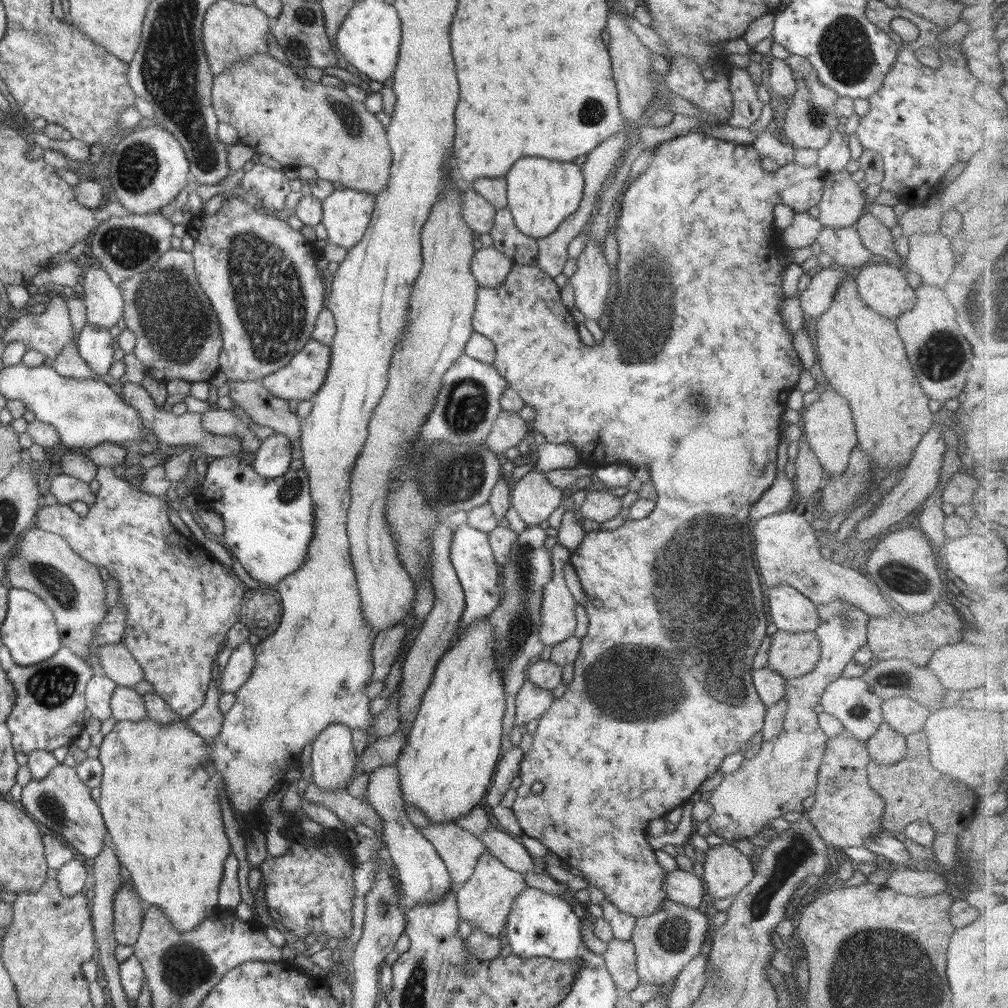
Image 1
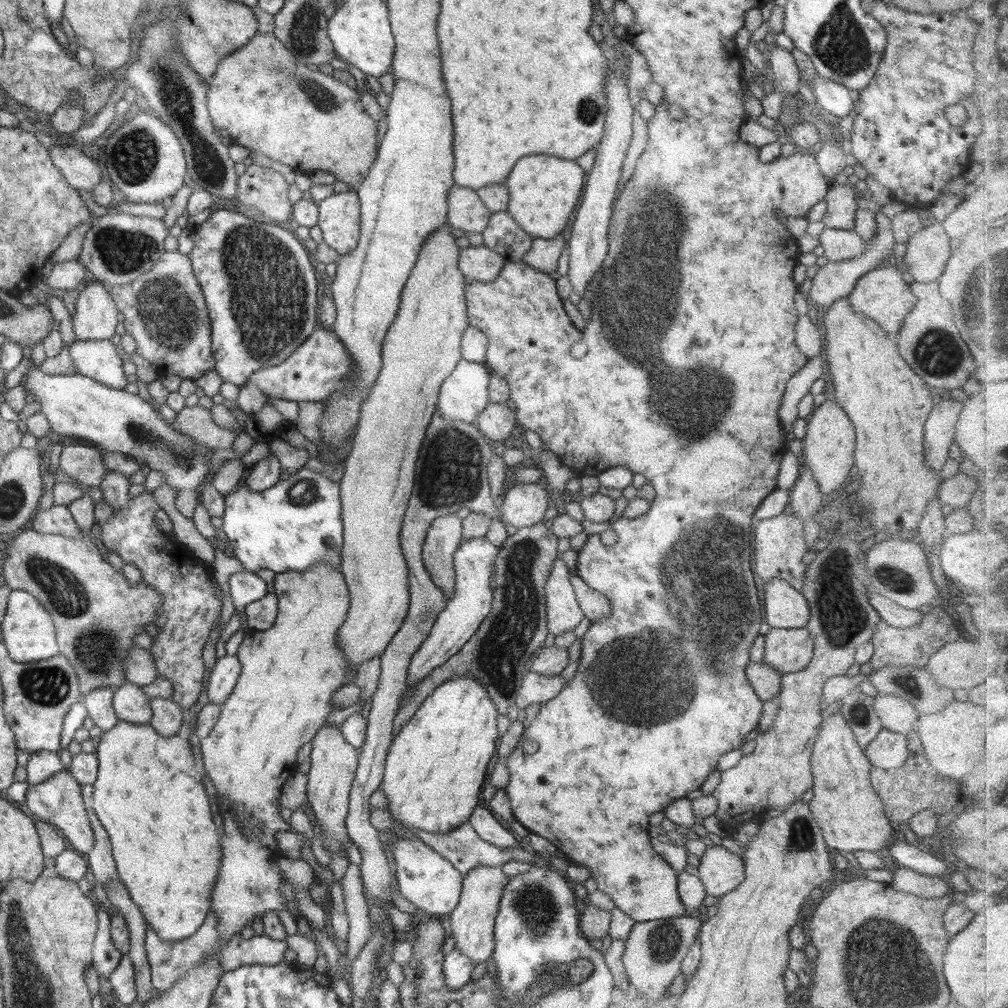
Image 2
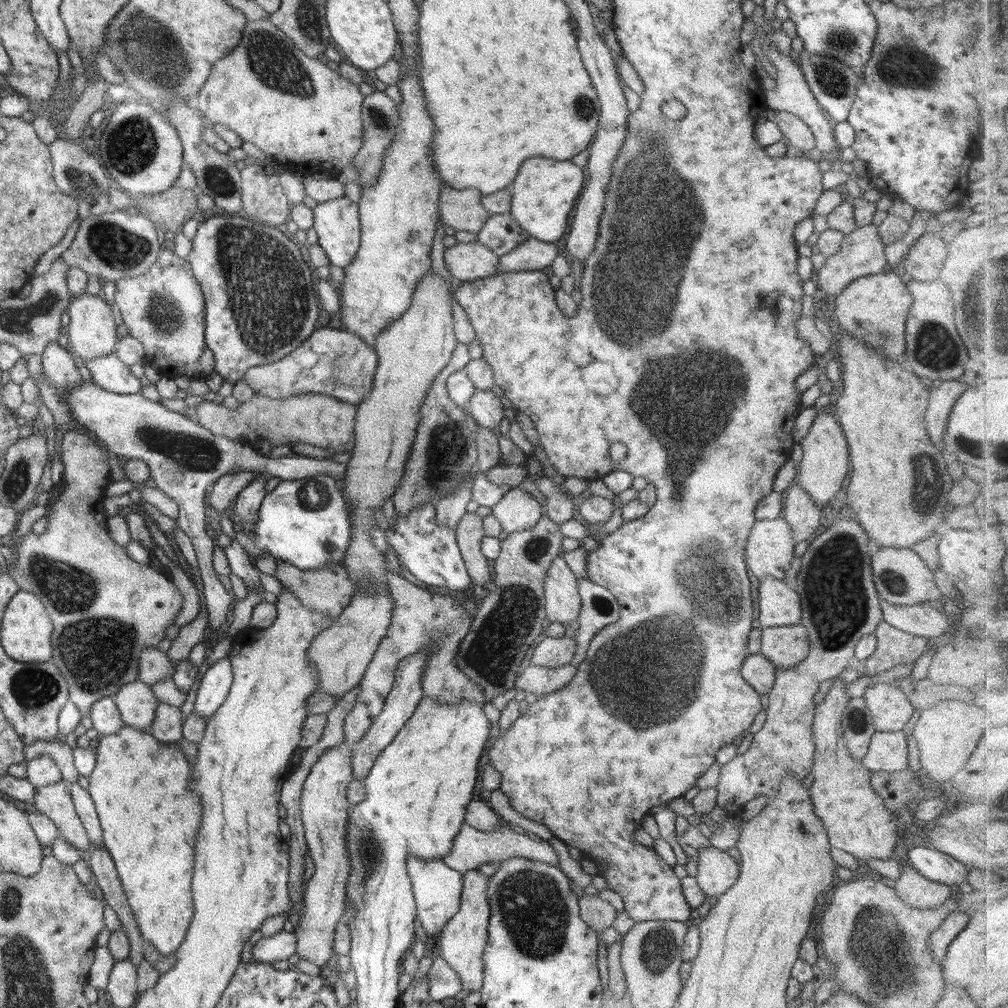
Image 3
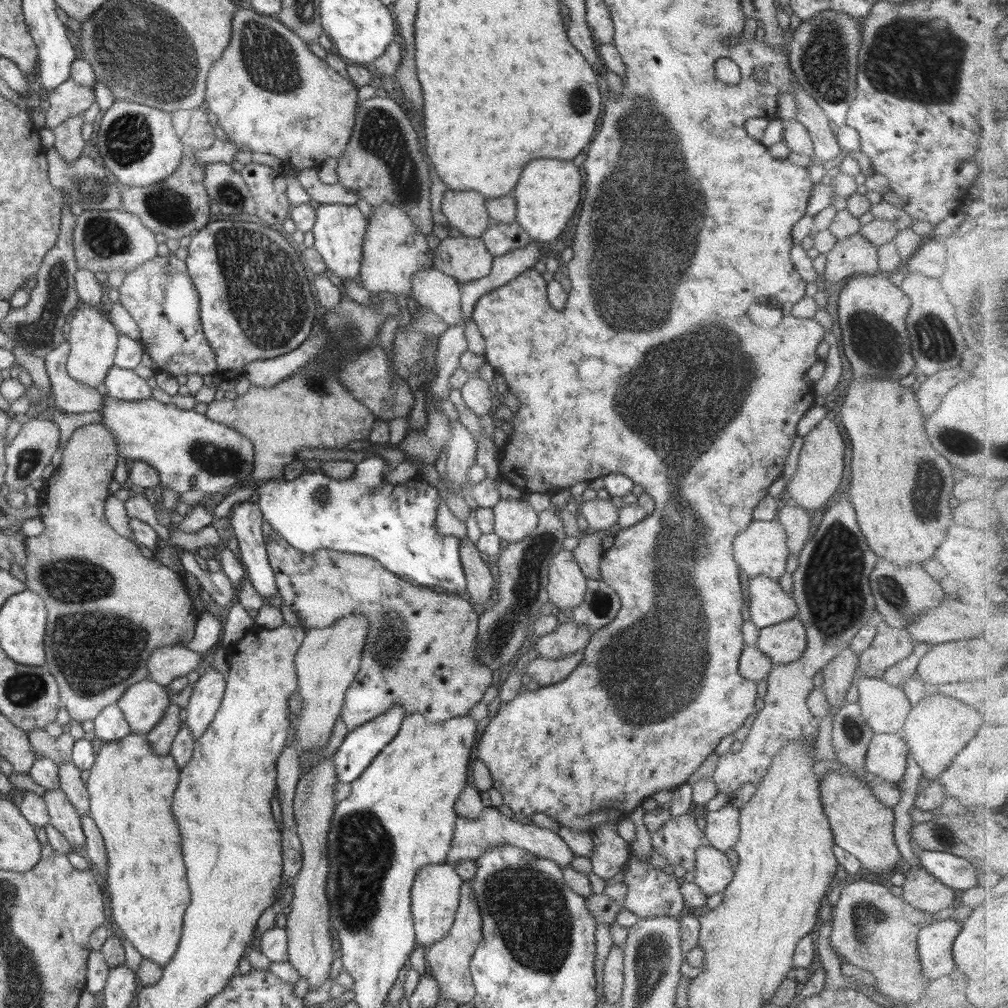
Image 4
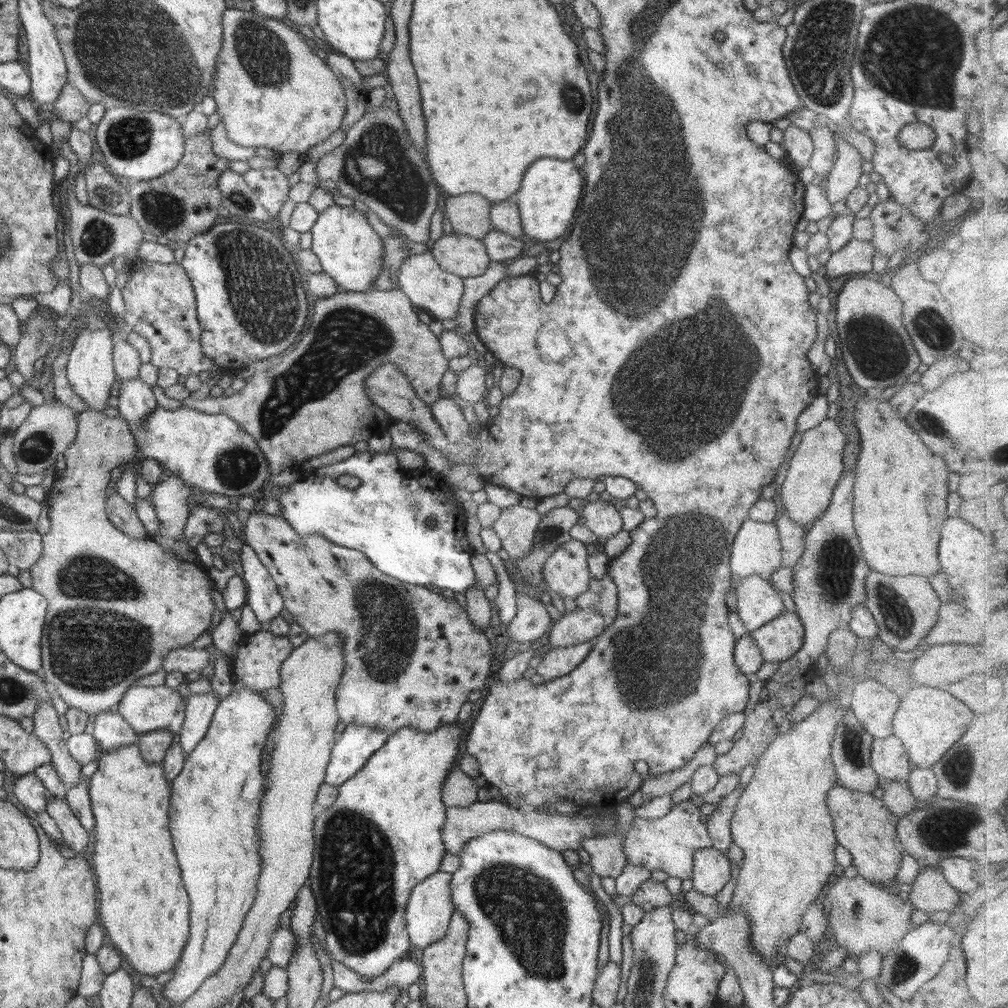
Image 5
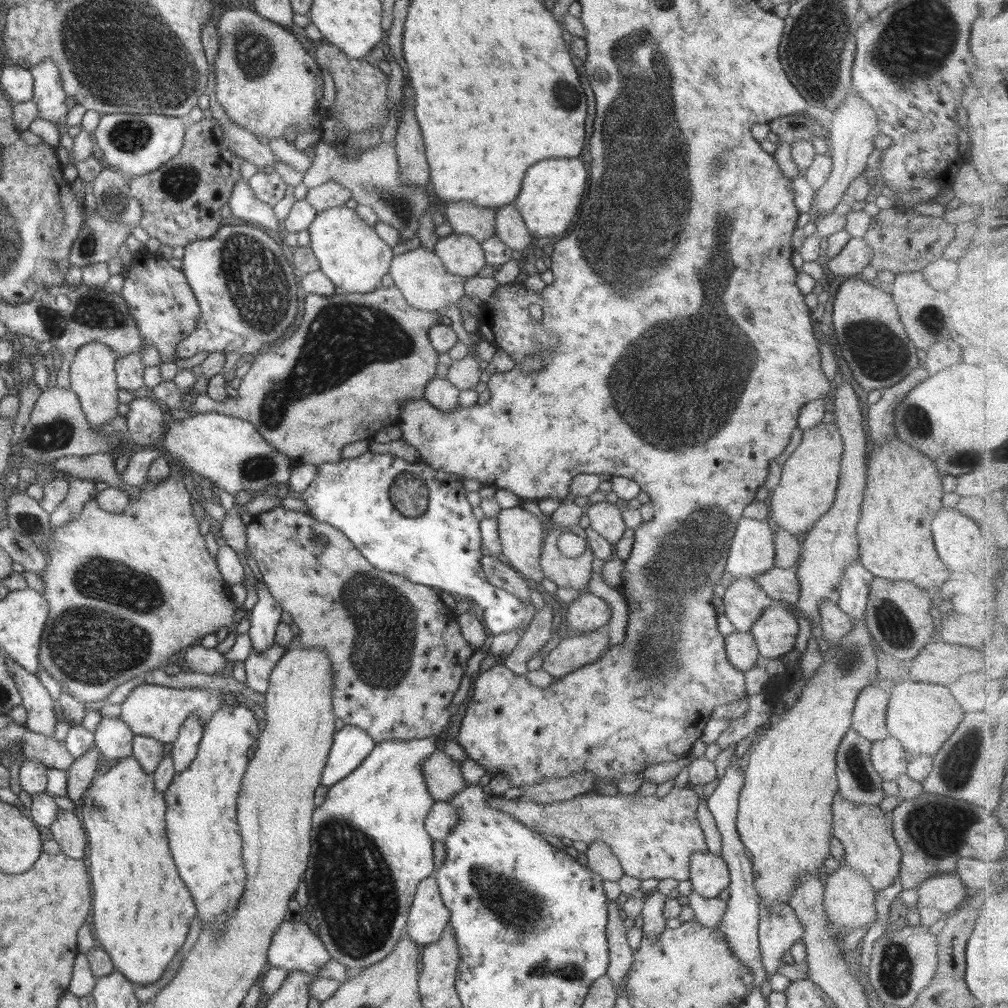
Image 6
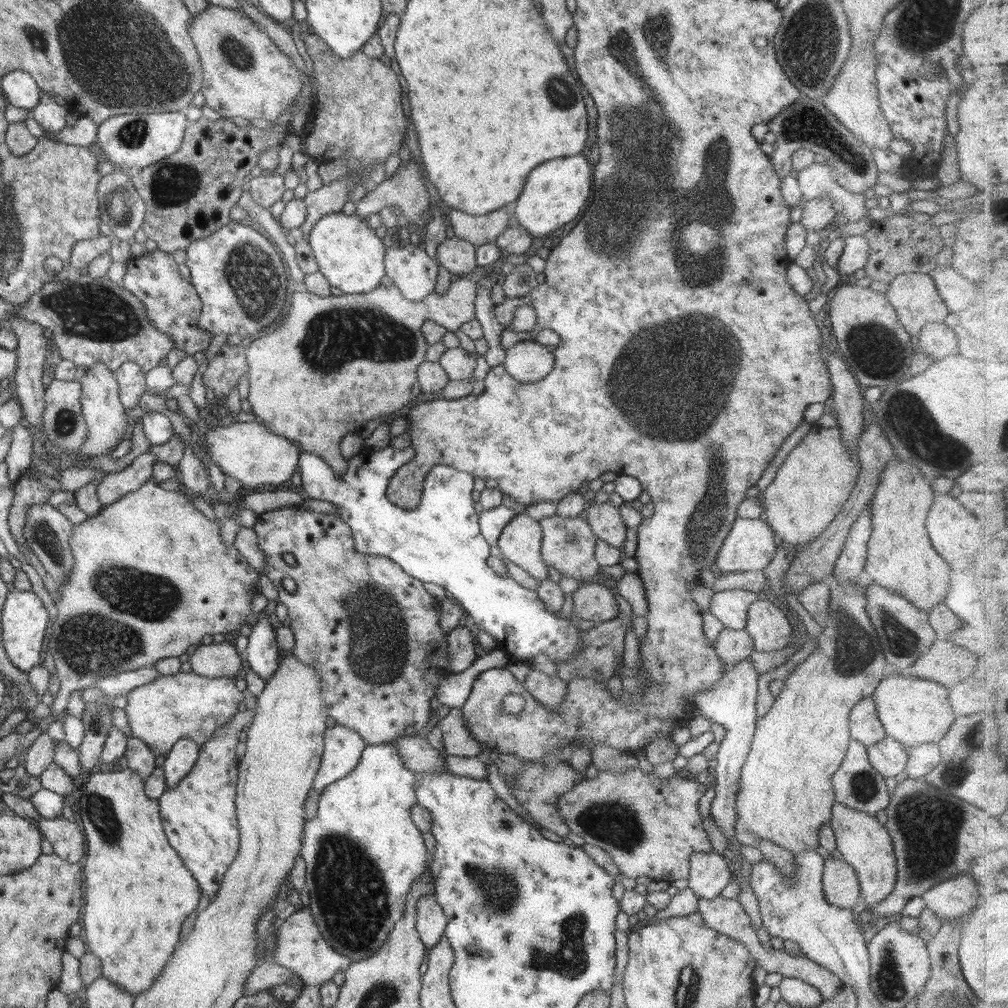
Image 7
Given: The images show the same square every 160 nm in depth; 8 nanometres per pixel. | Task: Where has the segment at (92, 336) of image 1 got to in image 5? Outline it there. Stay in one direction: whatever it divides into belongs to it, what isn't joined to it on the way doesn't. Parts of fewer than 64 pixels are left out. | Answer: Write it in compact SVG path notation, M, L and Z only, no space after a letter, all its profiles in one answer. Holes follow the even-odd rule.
M139 378L116 381L120 416L139 429L145 418L158 406L152 387Z

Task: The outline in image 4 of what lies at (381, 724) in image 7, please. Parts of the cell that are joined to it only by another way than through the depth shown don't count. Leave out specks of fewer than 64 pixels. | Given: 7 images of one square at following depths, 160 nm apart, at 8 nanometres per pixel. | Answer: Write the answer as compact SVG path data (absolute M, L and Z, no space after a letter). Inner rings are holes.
M275 530L268 541L265 539L265 547L283 604L290 606L301 626L306 629L326 628L349 614L366 615L369 620L361 667L346 691L341 710L348 732L382 716L396 705L405 710L404 716L420 714L429 723L466 716L475 704L481 702L486 689L495 685L494 678L497 677L479 661L475 653L480 616L470 602L455 594L438 593L432 588L402 580L369 556L327 548L305 554L296 550Z

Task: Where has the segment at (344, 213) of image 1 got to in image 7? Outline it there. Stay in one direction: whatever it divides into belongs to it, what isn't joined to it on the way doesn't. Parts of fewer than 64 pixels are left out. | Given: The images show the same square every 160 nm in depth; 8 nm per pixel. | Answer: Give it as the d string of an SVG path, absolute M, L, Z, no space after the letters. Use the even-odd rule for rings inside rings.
M330 213L314 223L308 238L319 271L343 293L367 293L380 285L385 273L385 250L382 240L366 221L356 215Z

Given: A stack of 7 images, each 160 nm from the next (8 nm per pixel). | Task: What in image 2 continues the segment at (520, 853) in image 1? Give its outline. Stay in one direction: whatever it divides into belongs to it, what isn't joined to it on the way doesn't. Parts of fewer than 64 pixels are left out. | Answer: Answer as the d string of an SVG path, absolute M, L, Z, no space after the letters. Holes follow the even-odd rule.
M478 805L472 811L468 822L482 840L499 846L502 850L520 847L518 837L514 837L511 831L502 827L502 824L494 817L493 812L482 806Z

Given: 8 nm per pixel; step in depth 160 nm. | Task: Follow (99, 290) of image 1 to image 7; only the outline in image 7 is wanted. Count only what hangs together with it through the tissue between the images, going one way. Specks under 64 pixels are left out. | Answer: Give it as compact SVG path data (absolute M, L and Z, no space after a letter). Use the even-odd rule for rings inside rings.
M95 362L84 371L78 381L82 389L81 411L87 424L88 439L84 441L79 453L92 457L108 455L123 441L124 432L128 427L125 415L127 409L124 408L119 397L119 384L113 372L104 363Z

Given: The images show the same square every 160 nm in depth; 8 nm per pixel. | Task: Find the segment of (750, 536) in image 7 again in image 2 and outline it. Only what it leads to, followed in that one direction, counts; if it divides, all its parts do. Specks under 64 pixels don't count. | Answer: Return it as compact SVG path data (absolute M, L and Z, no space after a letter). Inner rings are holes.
M781 513L779 516L754 523L753 527L754 544L754 569L764 583L774 578L784 580L797 592L804 591L804 575L806 575L807 564L804 564L804 554L810 548L804 538L804 527L802 522L793 515Z

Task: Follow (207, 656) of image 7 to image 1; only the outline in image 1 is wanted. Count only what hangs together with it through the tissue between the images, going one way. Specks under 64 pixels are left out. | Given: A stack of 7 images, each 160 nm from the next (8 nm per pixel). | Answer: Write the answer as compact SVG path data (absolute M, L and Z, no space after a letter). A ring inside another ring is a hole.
M112 643L99 646L95 650L102 674L113 680L117 686L133 687L144 681L143 670L125 647L125 644Z

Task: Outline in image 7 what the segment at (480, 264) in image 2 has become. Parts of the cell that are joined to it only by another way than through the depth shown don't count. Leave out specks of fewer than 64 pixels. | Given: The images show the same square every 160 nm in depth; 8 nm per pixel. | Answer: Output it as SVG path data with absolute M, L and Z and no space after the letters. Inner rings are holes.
M446 238L437 249L436 261L451 274L460 276L476 270L476 247L460 238Z

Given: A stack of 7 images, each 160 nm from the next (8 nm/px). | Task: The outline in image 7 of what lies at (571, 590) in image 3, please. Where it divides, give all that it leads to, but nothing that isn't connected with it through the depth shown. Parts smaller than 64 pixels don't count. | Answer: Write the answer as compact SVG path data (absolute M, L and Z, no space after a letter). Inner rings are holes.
M555 515L542 518L539 524L543 532L541 555L547 566L553 566L561 575L574 578L580 584L591 583L599 578L600 565L595 559L597 536L586 520L581 517L563 518Z

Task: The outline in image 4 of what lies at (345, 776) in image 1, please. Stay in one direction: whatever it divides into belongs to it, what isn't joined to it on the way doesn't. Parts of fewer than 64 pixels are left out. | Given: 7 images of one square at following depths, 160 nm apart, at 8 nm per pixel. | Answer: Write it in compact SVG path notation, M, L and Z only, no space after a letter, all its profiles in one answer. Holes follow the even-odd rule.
M331 757L322 758L297 782L293 798L293 815L297 824L297 833L302 843L302 868L294 883L292 911L288 914L287 952L289 964L299 972L300 978L308 982L308 992L324 984L329 978L332 960L335 958L335 942L330 938L330 909L327 895L329 858L327 851L328 831L334 814L334 785L339 780Z

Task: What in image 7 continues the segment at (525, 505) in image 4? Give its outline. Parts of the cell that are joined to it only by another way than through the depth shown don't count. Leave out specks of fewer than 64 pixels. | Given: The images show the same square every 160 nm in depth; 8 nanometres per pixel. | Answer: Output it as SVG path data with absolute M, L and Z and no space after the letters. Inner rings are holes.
M518 514L502 529L497 546L504 557L540 582L549 578L548 566L541 555L542 537L539 522Z

